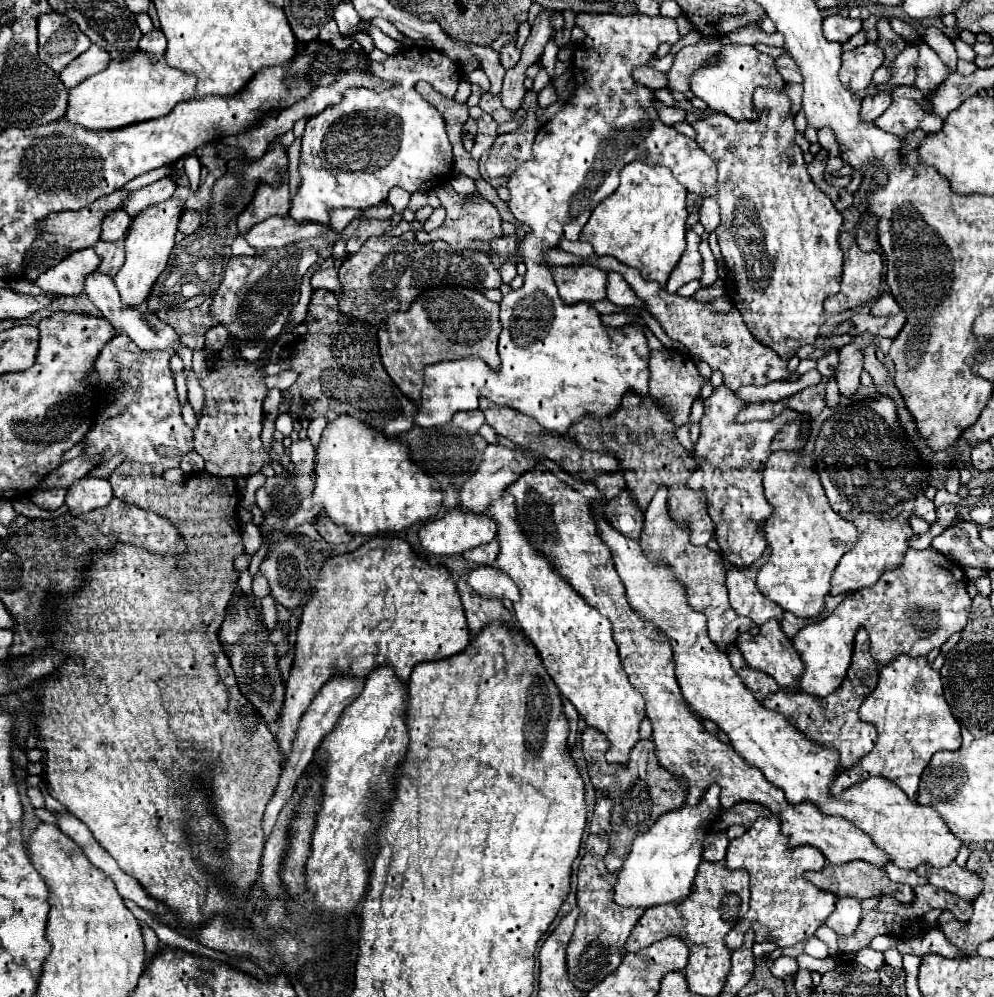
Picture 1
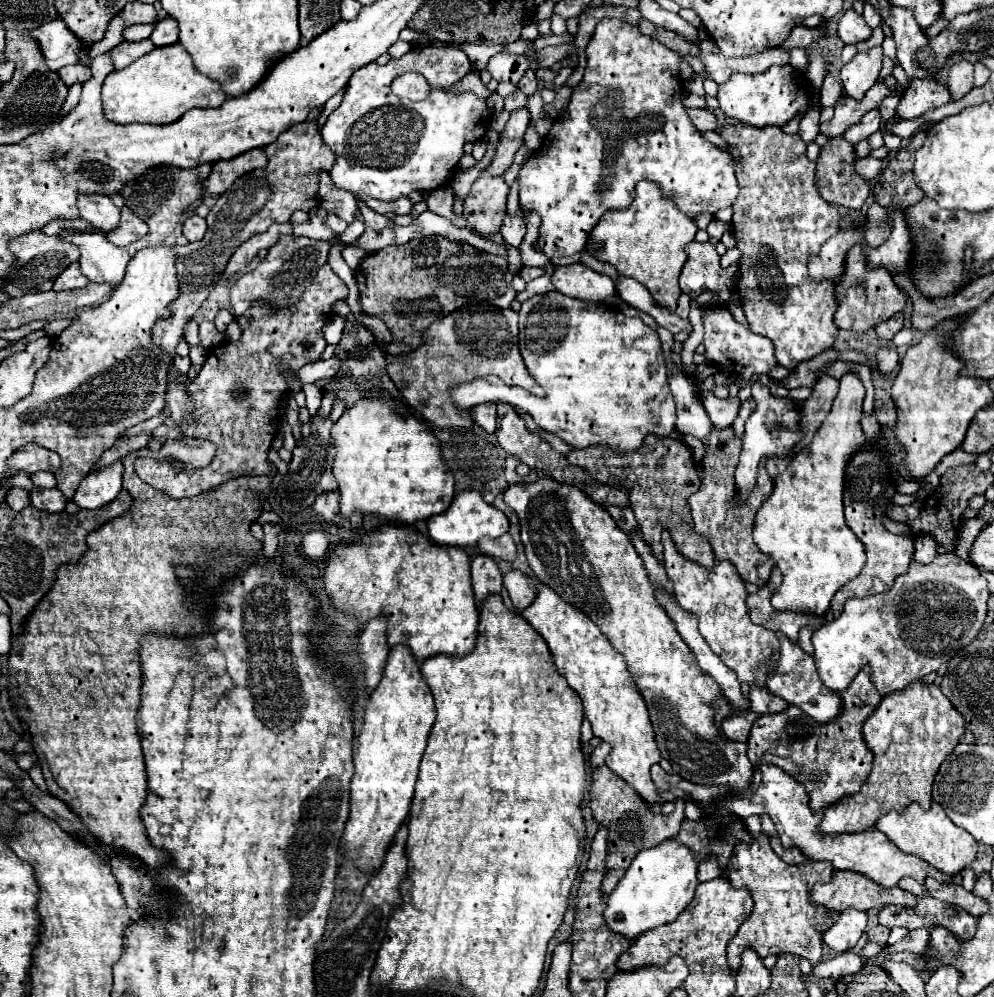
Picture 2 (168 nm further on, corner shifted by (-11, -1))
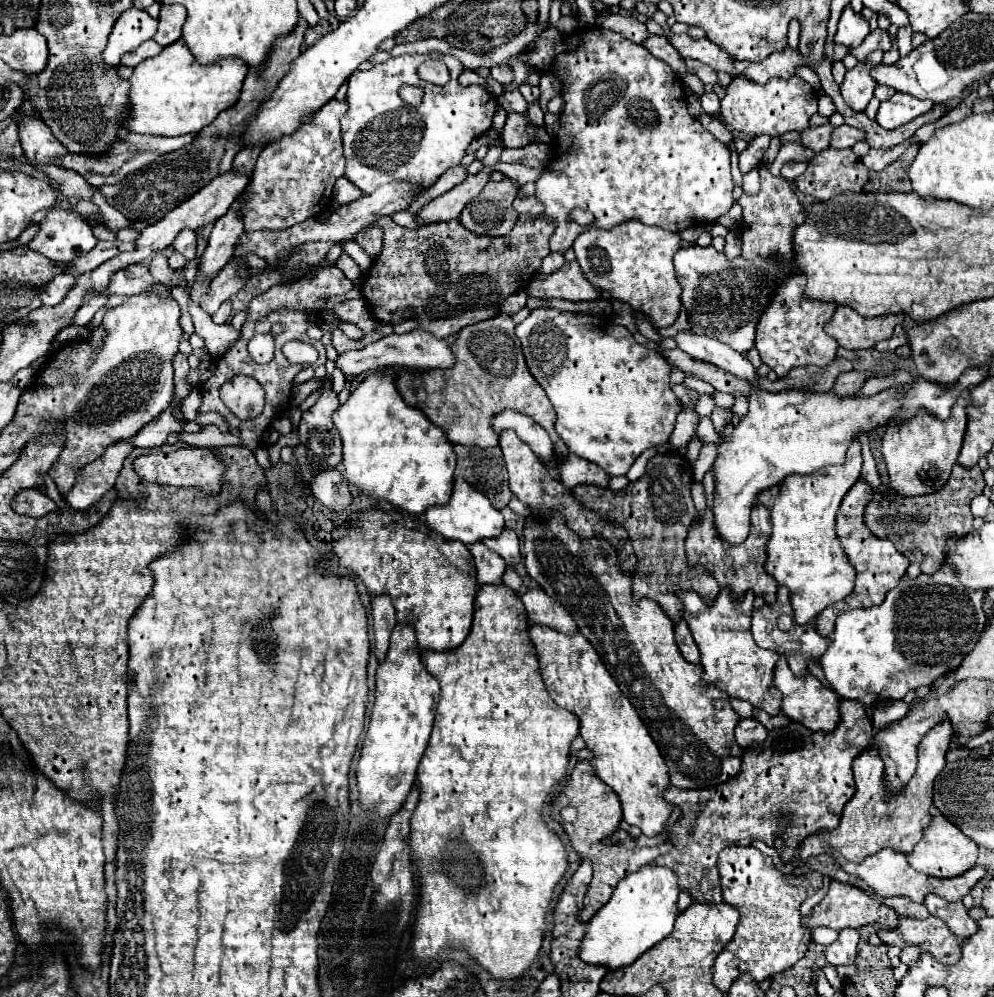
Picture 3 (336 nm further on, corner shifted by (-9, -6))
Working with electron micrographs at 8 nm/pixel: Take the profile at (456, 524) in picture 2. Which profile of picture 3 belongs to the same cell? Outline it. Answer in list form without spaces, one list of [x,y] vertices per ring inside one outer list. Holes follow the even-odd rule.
[[[458,477],[456,483],[454,483],[454,493],[450,497],[450,503],[444,505],[444,507],[428,509],[424,513],[424,517],[426,517],[428,527],[434,533],[438,533],[438,535],[442,535],[444,539],[450,539],[450,541],[460,541],[464,545],[478,543],[486,537],[498,537],[502,533],[502,529],[506,527],[502,513],[492,507],[490,499],[484,493],[470,487],[462,477]]]

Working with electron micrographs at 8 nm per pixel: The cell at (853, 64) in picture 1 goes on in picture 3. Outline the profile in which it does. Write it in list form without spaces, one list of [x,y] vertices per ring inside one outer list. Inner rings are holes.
[[[881,50],[872,51],[864,61],[860,61],[854,69],[846,71],[844,83],[840,85],[842,89],[842,97],[846,101],[846,105],[850,105],[854,111],[864,111],[866,105],[870,103],[870,99],[874,97],[874,87],[876,81],[870,75],[870,71],[874,67],[878,67],[878,63],[882,61]]]

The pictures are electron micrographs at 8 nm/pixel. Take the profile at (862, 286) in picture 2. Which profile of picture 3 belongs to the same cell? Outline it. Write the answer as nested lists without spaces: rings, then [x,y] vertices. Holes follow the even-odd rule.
[[[838,305],[832,319],[824,325],[824,331],[834,337],[844,349],[870,349],[878,341],[890,339],[898,323],[904,321],[904,313],[882,315],[882,317],[862,317],[854,309]]]

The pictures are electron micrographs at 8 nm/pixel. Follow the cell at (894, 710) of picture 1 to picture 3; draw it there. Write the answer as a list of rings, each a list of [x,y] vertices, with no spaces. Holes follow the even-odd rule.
[[[942,721],[936,727],[926,733],[926,737],[918,745],[918,769],[914,777],[890,799],[884,799],[886,793],[886,775],[884,775],[884,761],[878,753],[878,749],[868,747],[864,753],[860,753],[854,759],[854,779],[856,779],[856,793],[848,801],[848,805],[842,811],[840,825],[832,831],[822,831],[814,833],[804,839],[802,851],[800,851],[800,861],[810,859],[812,855],[826,853],[828,847],[838,849],[848,861],[858,863],[864,861],[864,857],[890,847],[902,853],[908,853],[910,847],[914,847],[920,837],[922,829],[930,823],[930,805],[932,805],[932,783],[938,777],[938,773],[946,765],[946,751],[950,749],[954,737],[954,729],[950,721]]]

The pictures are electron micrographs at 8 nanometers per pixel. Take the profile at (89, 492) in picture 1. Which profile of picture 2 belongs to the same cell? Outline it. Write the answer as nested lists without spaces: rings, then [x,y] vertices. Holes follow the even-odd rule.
[[[116,460],[114,464],[100,470],[92,470],[88,476],[84,476],[72,500],[80,508],[94,510],[112,502],[118,496],[120,488],[122,488],[122,462]]]

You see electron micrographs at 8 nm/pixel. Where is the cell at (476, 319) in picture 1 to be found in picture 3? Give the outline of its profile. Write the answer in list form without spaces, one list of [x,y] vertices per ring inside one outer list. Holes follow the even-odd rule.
[[[500,313],[494,319],[468,325],[454,335],[450,349],[456,357],[456,365],[450,369],[396,367],[396,387],[402,399],[408,405],[418,407],[434,425],[438,425],[450,443],[478,447],[498,445],[498,435],[492,431],[490,417],[502,409],[514,409],[532,417],[550,433],[558,455],[568,453],[566,445],[554,431],[554,407],[526,367],[520,339],[514,335],[514,321],[510,315]]]

